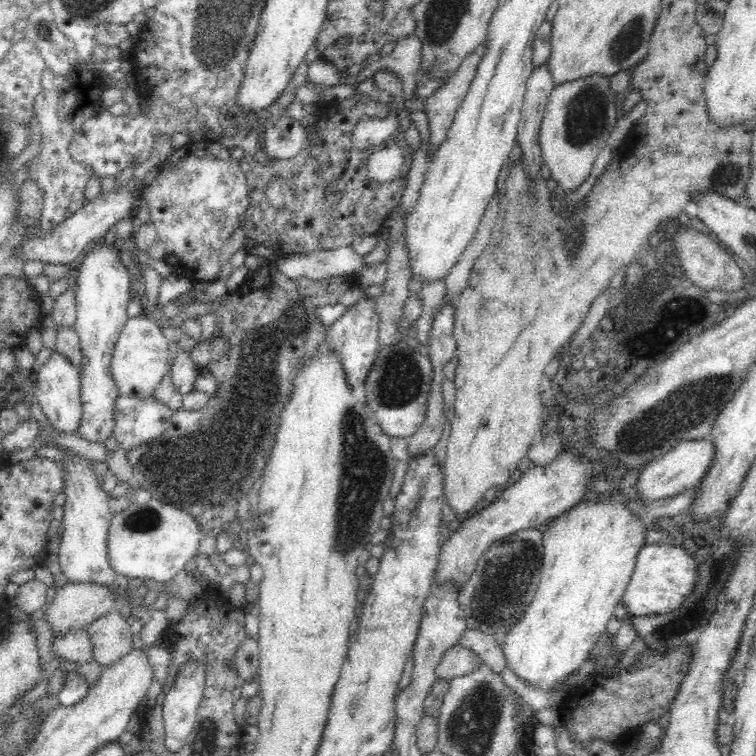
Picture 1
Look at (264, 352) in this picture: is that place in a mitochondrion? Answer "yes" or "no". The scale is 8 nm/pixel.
yes

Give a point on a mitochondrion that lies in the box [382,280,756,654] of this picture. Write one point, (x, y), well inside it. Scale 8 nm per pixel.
(694, 613)

